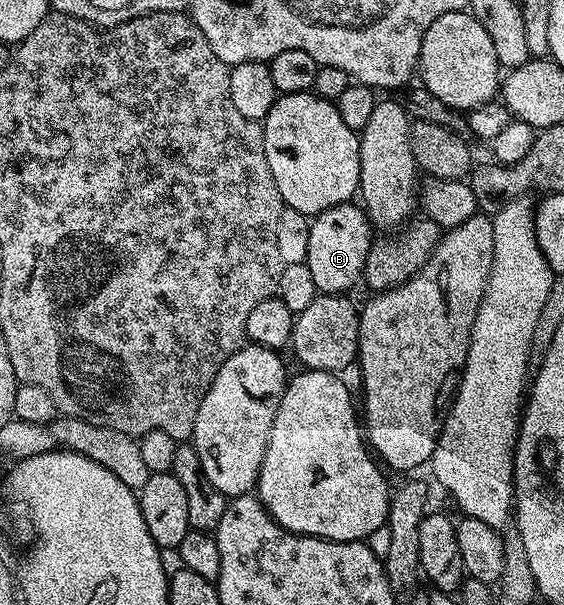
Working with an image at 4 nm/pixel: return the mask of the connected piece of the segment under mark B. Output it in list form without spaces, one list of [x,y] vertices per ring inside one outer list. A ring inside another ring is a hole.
[[[345,203],[330,207],[325,213],[315,214],[311,223],[310,251],[306,263],[310,267],[310,275],[314,275],[317,290],[324,295],[347,294],[348,288],[363,278],[367,253],[374,244],[374,229],[368,214],[359,204]]]

